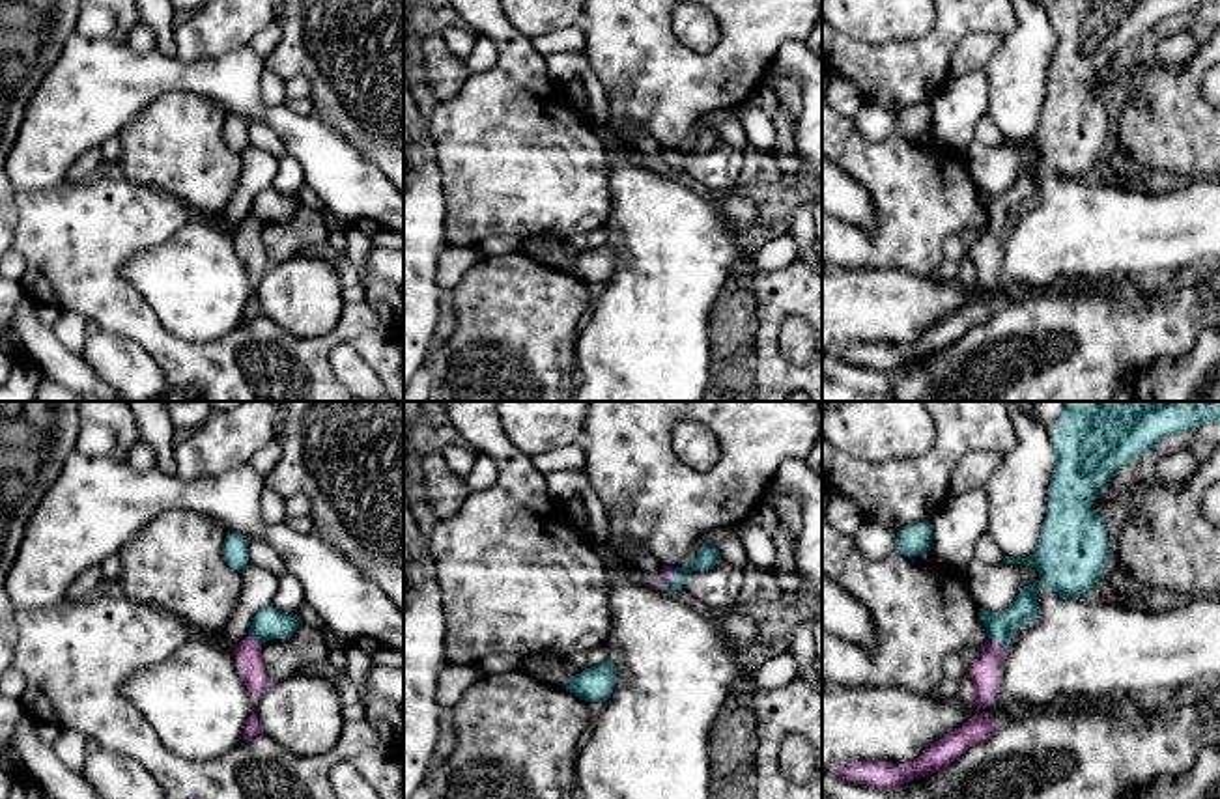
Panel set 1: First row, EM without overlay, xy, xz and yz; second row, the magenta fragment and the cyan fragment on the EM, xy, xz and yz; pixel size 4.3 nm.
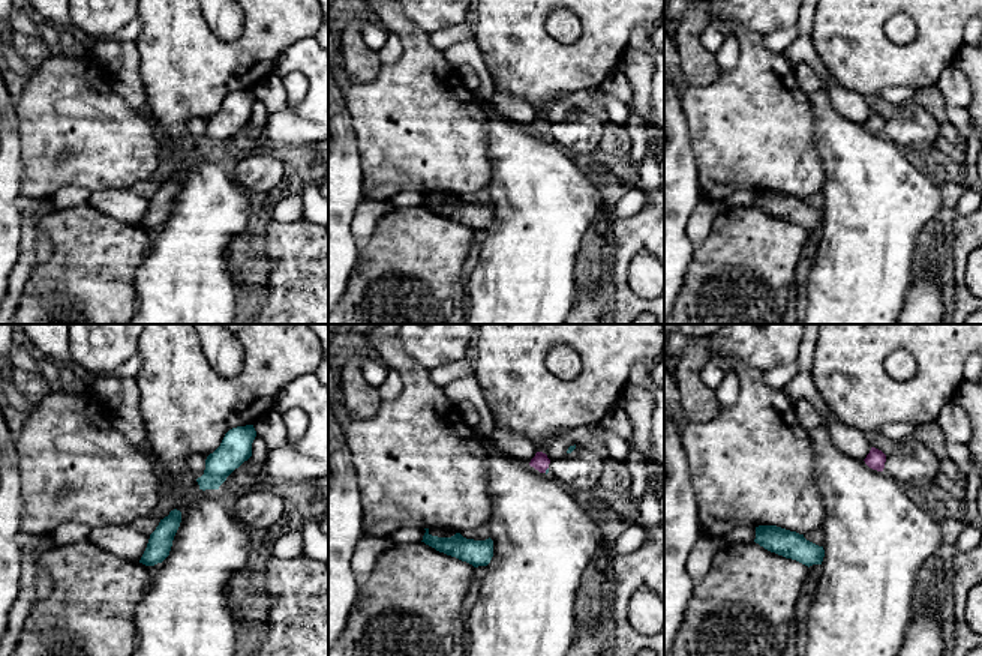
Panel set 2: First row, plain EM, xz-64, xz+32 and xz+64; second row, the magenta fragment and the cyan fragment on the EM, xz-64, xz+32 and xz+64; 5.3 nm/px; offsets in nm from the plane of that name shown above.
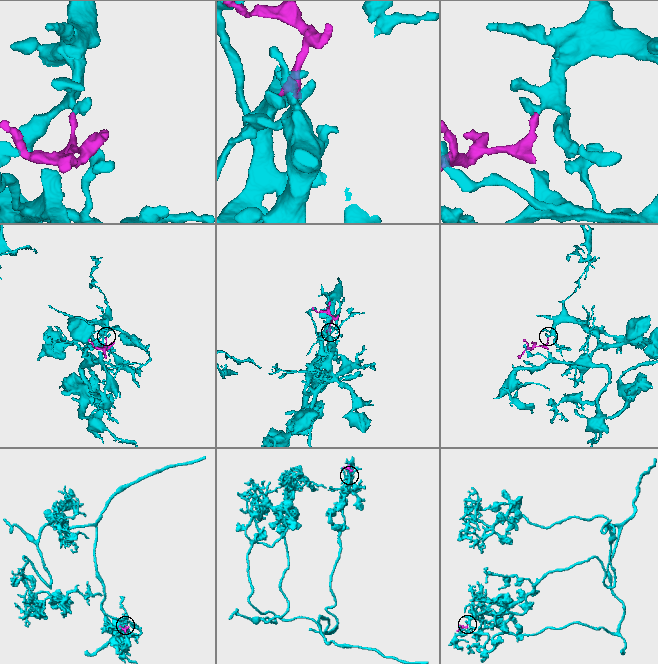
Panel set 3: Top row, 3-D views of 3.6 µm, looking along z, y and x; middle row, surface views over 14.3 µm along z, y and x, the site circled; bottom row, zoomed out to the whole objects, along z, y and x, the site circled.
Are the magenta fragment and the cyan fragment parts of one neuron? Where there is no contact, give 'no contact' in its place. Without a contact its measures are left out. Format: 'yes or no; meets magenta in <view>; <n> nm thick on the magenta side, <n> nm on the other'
yes; meets magenta in yz; 140 nm thick on the magenta side, 130 nm on the other

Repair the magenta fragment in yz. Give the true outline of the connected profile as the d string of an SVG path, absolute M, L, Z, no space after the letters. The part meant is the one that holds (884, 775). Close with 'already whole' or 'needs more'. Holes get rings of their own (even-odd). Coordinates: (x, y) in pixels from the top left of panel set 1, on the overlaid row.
M983 711L968 719L955 732L932 743L914 762L893 764L893 762L854 760L837 765L833 773L846 782L872 786L884 792L893 792L917 777L927 777L951 765L970 747L988 741L998 730L998 726L1000 724L994 721L994 717Z; already whole

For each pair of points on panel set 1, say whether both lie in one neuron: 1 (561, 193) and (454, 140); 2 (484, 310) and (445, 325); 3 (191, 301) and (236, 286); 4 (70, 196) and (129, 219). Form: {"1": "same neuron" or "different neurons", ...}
{"1": "same neuron", "2": "different neurons", "3": "same neuron", "4": "same neuron"}

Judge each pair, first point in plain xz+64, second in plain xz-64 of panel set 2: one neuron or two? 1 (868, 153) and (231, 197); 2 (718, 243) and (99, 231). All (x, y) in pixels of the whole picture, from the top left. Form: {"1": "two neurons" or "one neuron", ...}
{"1": "one neuron", "2": "one neuron"}

